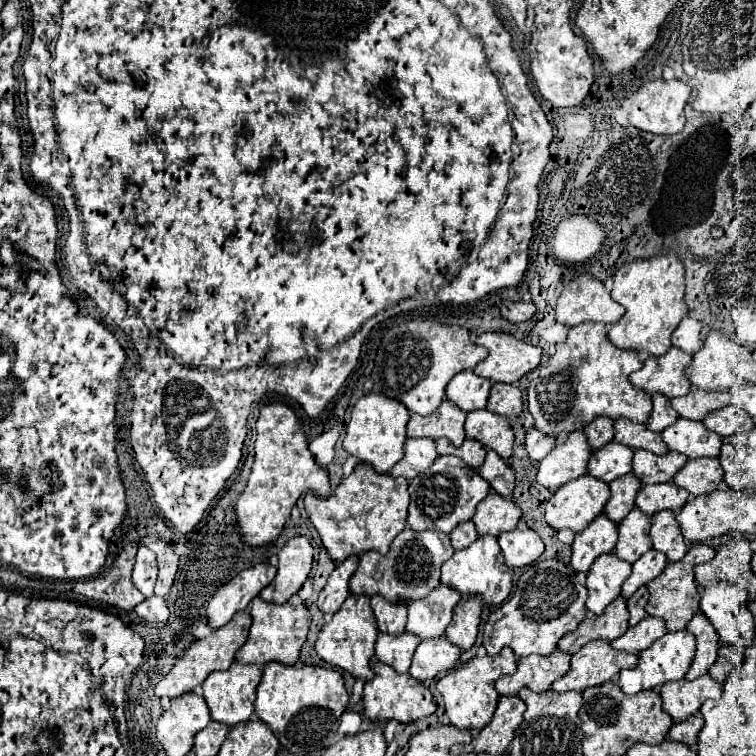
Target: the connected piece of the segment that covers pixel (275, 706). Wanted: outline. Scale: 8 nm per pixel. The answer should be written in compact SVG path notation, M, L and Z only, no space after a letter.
M272 661L264 667L262 681L256 691L256 717L262 719L276 735L282 747L290 753L312 753L330 747L340 739L338 723L340 715L348 707L348 693L344 677L336 669L324 669L314 665L284 665Z

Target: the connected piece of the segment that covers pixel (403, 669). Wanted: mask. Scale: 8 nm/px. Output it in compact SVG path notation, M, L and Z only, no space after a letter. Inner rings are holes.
M404 631L400 635L380 633L376 639L376 657L378 661L394 667L398 673L408 673L412 655L420 643L420 637Z

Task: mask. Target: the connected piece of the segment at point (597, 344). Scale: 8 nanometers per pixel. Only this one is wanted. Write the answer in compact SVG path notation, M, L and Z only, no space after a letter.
M586 321L572 327L568 339L556 345L556 353L548 359L548 365L536 371L536 389L528 389L528 411L534 417L534 427L558 437L584 429L598 415L610 419L628 417L636 423L646 423L652 411L650 395L636 389L628 379L640 365L642 361L634 349L616 349L610 343L604 323Z

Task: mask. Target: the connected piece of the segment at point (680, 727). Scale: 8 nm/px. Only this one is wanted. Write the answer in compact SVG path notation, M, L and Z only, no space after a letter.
M692 715L692 717L688 717L686 721L674 723L668 735L670 735L672 741L680 741L680 743L686 743L686 745L694 747L696 741L698 741L698 733L700 733L700 729L704 727L702 723L704 723L704 721L702 721L700 715Z

